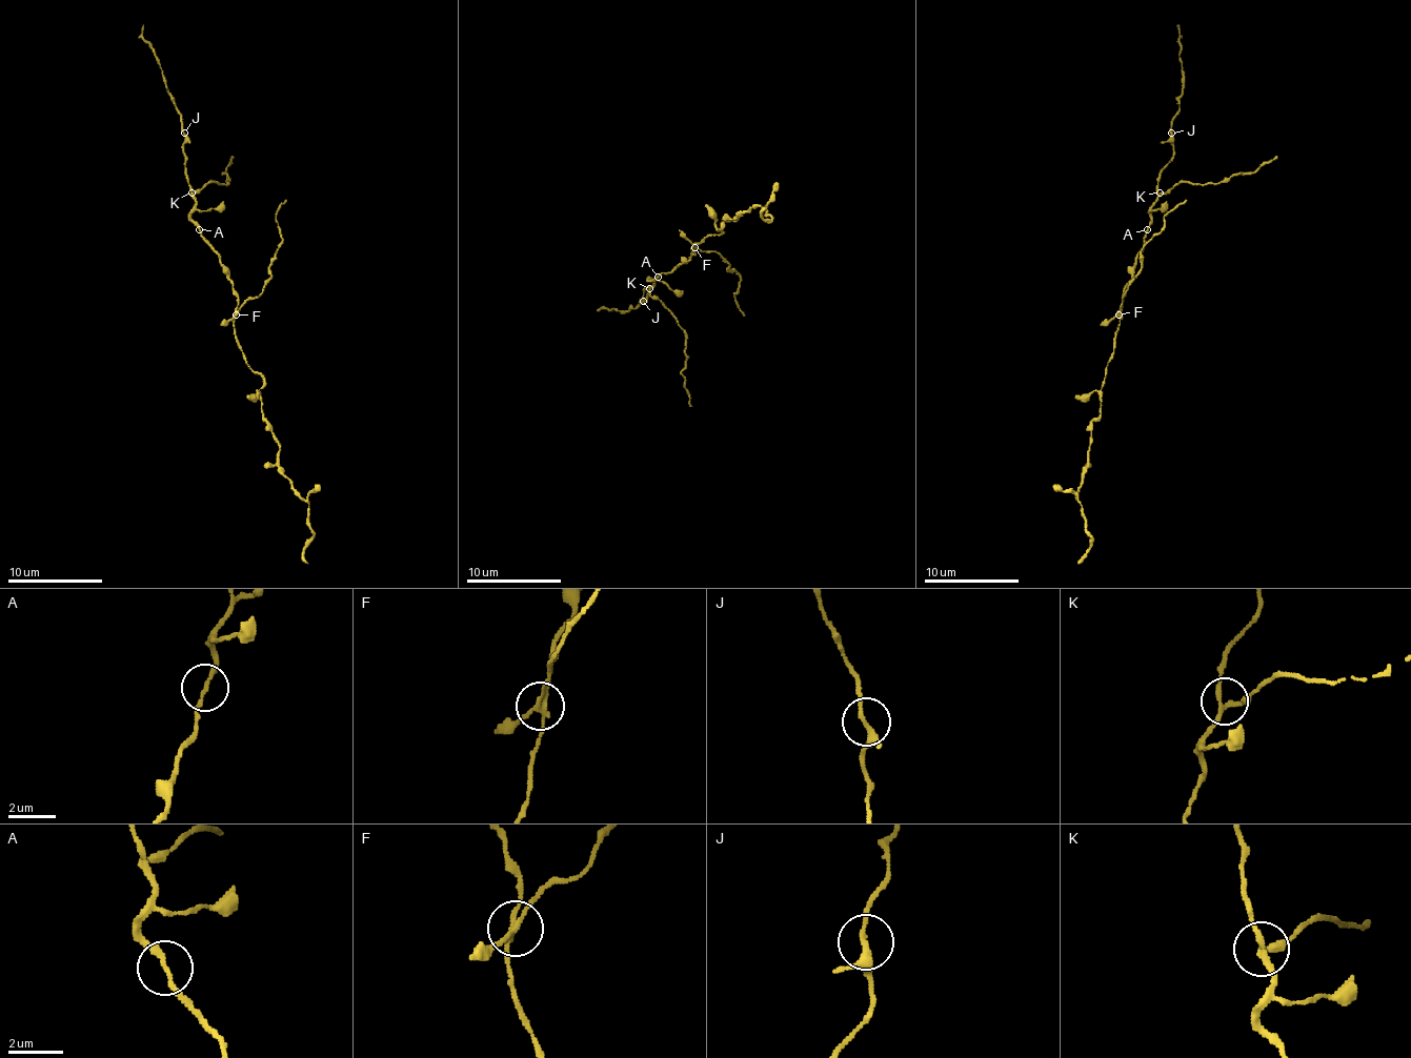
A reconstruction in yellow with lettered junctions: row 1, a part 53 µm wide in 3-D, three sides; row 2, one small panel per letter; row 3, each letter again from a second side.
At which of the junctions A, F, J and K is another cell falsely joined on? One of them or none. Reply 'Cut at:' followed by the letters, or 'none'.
Cut at: F

